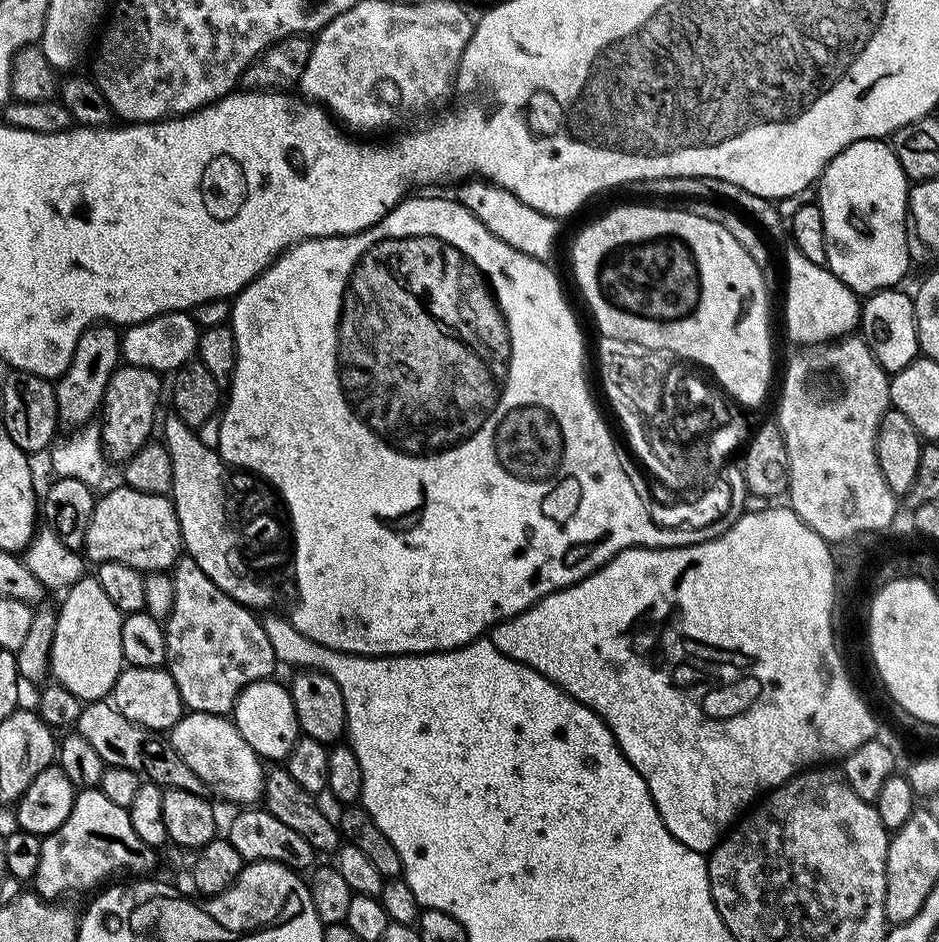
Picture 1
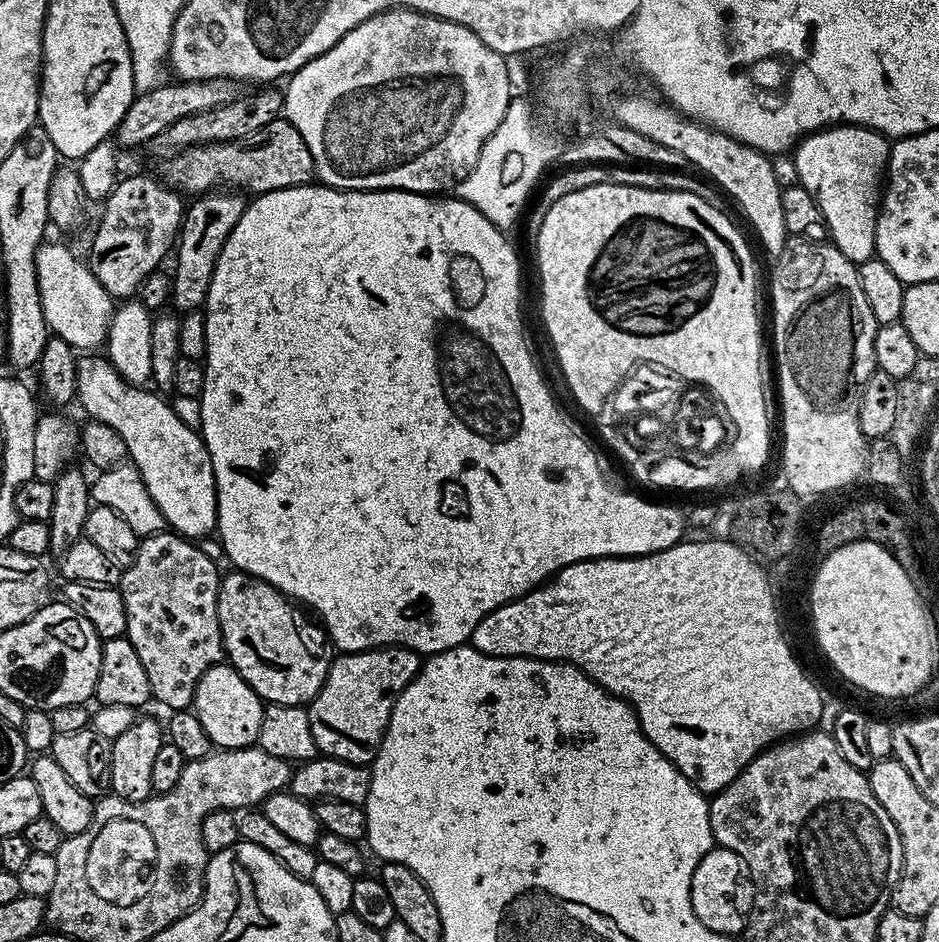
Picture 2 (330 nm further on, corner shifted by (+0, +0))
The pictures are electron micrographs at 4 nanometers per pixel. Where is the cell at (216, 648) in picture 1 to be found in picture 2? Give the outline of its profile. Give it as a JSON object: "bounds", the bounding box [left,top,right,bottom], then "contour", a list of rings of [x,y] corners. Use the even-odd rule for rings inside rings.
{"bounds":[118,530,225,710],"contour":[[[171,530],[155,532],[153,536],[146,536],[141,539],[134,562],[129,568],[123,569],[120,574],[120,583],[118,585],[122,594],[122,602],[126,602],[126,635],[130,643],[134,646],[134,651],[138,654],[138,659],[142,661],[142,666],[146,670],[146,678],[150,678],[150,690],[152,691],[152,700],[155,703],[165,704],[168,710],[188,710],[192,708],[192,699],[198,690],[198,682],[210,666],[221,663],[225,659],[224,639],[222,630],[218,622],[218,590],[222,572],[217,561],[212,560],[206,554],[202,554],[199,543],[193,542]]]}

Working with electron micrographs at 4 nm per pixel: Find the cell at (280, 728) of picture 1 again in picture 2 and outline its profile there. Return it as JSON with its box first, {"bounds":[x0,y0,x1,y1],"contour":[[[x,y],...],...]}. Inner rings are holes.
{"bounds":[192,662,265,749],"contour":[[[227,662],[210,666],[210,670],[202,674],[192,699],[198,722],[202,722],[202,730],[206,730],[209,741],[217,749],[253,747],[262,726],[264,706],[265,701],[240,677],[238,670]]]}

